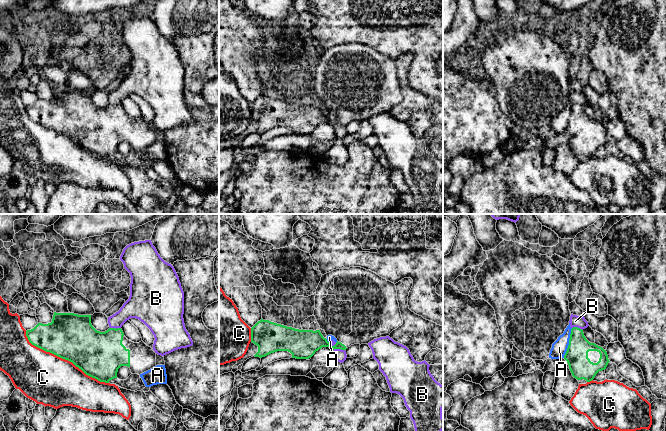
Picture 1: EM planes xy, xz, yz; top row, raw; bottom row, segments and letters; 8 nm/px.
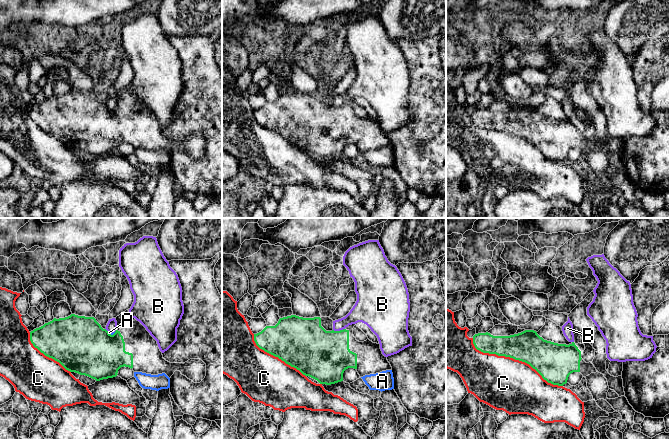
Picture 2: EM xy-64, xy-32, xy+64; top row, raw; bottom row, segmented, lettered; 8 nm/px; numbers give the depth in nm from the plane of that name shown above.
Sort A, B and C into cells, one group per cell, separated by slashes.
A B / C

